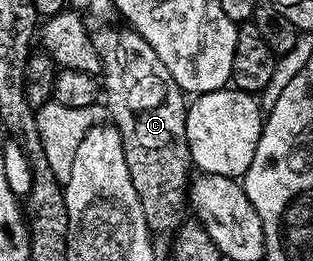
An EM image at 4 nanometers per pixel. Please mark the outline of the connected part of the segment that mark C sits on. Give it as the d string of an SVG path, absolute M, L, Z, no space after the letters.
M101 24L90 31L103 71L103 102L123 140L127 172L154 235L172 235L187 218L191 159L187 144L187 95L175 84L163 60L136 30Z

